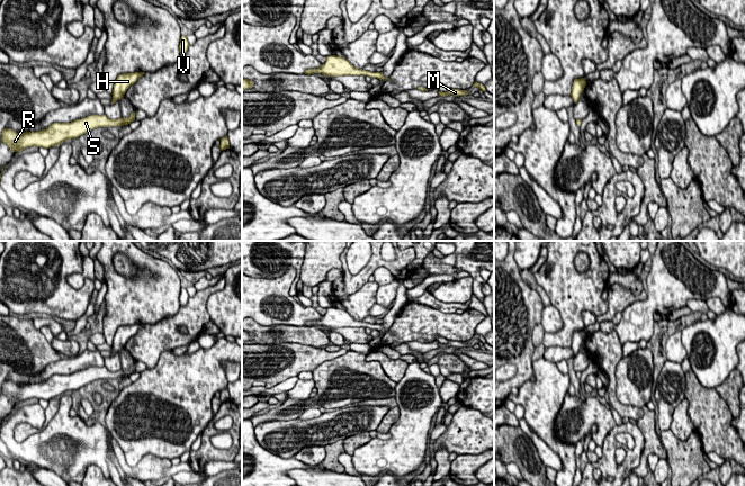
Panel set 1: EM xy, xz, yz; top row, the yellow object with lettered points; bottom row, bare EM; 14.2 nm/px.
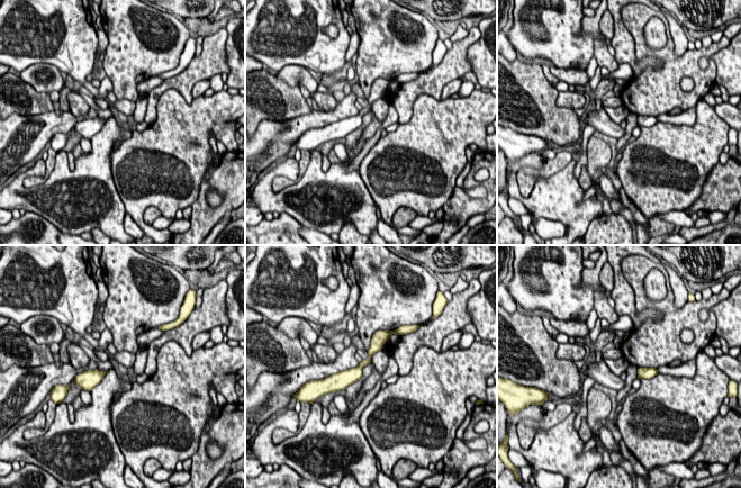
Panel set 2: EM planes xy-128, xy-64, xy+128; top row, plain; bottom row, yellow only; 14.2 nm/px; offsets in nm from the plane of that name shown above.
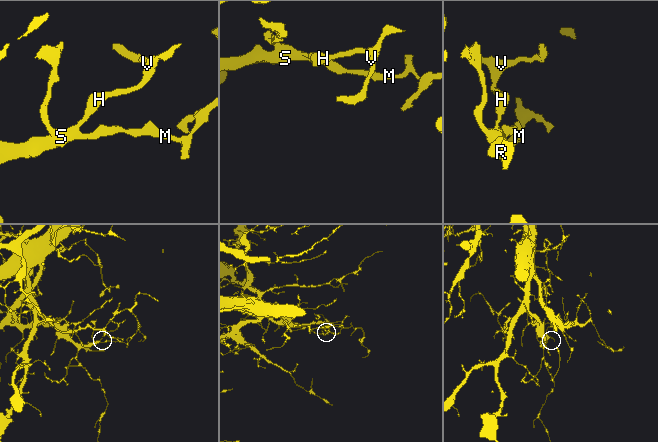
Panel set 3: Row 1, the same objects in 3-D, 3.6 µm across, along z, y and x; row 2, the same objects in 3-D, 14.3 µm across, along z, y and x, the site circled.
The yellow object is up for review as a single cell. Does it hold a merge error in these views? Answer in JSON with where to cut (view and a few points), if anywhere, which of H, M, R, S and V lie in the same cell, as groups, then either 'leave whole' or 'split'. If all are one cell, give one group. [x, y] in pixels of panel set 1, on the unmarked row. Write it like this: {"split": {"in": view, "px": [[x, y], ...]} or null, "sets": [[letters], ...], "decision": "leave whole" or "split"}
{"split": null, "sets": [["H", "M", "R", "S", "V"]], "decision": "leave whole"}

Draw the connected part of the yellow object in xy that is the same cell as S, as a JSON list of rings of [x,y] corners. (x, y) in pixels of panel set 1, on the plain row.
[[[135,363],[128,370],[109,371],[105,366],[91,367],[71,375],[53,375],[46,381],[38,384],[17,385],[10,380],[5,380],[1,385],[1,393],[7,396],[11,404],[37,398],[59,398],[64,393],[77,390],[87,384],[98,379],[124,378],[135,372]]]

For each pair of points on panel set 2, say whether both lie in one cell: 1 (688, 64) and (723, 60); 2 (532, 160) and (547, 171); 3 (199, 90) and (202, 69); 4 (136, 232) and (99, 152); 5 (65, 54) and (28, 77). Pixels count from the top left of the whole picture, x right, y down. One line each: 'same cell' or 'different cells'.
1: different cells
2: different cells
3: different cells
4: different cells
5: different cells

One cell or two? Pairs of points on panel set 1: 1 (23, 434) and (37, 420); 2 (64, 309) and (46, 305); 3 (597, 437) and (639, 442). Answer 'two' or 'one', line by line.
1: two
2: one
3: two

